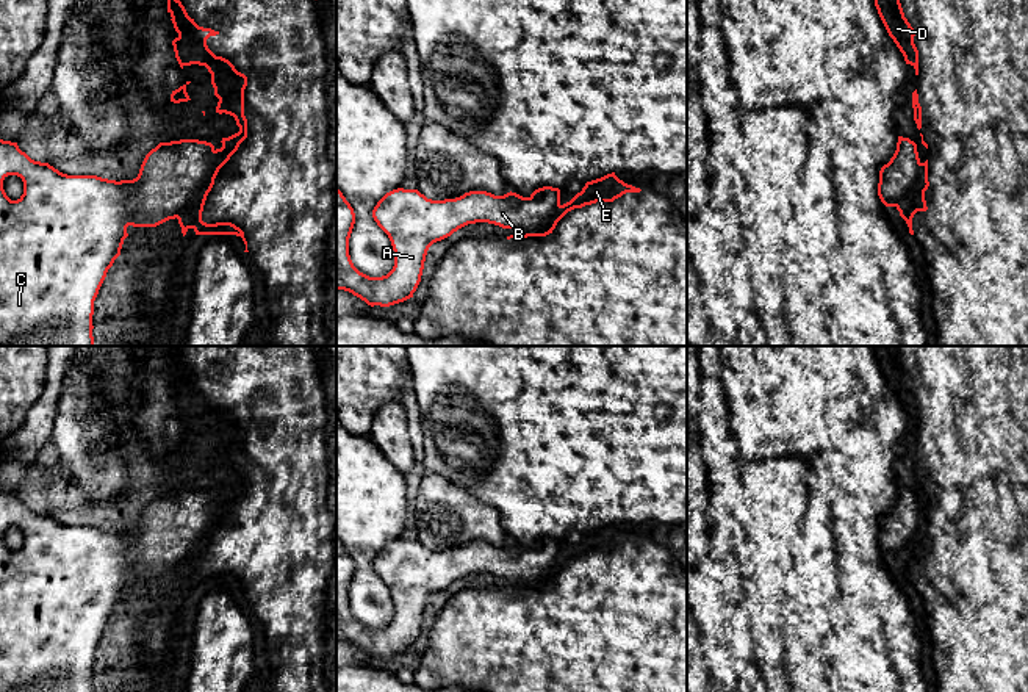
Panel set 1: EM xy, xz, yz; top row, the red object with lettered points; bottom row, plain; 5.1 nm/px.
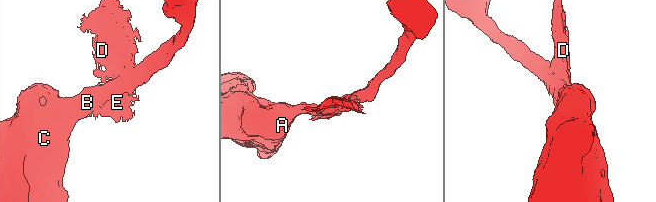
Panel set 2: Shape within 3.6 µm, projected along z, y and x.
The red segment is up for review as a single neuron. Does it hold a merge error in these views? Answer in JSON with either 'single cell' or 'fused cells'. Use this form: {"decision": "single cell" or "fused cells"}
{"decision": "fused cells"}

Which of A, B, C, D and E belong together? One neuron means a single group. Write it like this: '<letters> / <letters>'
A B C / D E

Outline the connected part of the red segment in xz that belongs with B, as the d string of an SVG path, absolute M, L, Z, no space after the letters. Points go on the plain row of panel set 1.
M543 537L529 548L516 543L494 546L469 542L455 550L432 551L418 540L397 539L374 557L372 568L388 586L394 617L382 628L360 623L349 606L355 564L336 539L336 640L344 640L368 656L390 658L413 648L429 598L458 579L488 573L515 584L540 578L560 556L560 540Z

